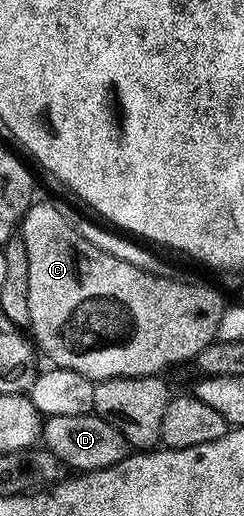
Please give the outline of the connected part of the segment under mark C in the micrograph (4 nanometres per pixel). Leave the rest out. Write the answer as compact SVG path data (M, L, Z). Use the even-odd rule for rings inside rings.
M33 203L32 209L24 215L18 236L24 241L26 258L30 266L28 297L30 298L30 331L33 336L31 339L37 349L40 347L53 360L51 363L55 367L69 368L93 382L119 376L158 376L167 373L167 368L172 368L175 364L184 364L187 360L195 361L203 348L214 343L226 307L226 300L220 297L218 289L211 288L208 284L191 284L188 280L171 280L168 276L155 276L152 272L143 272L138 265L131 264L130 261L123 260L122 257L115 256L114 253L107 252L96 244L91 244L54 205L40 203Z

